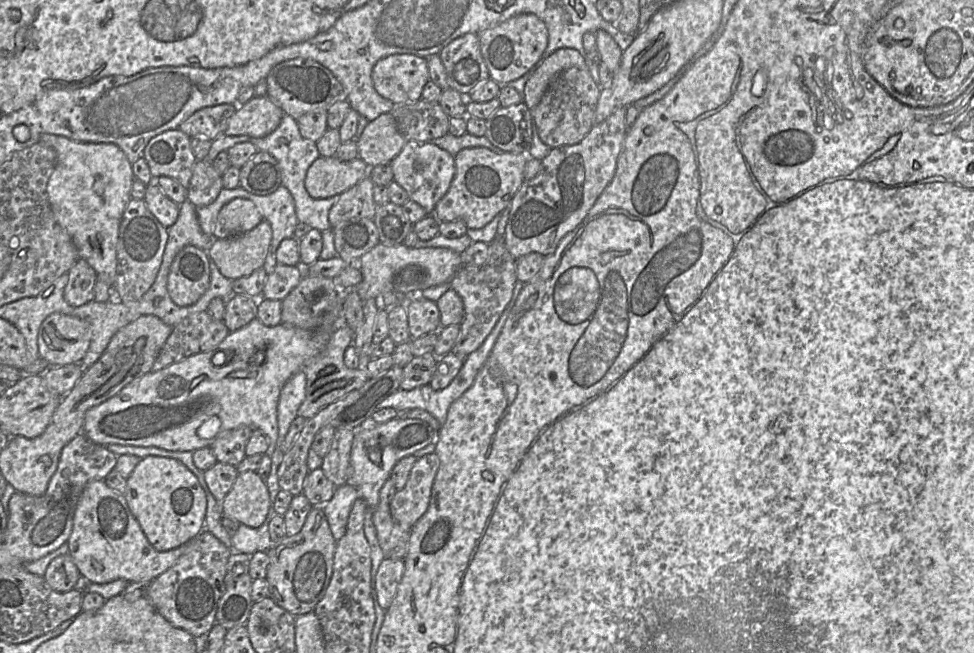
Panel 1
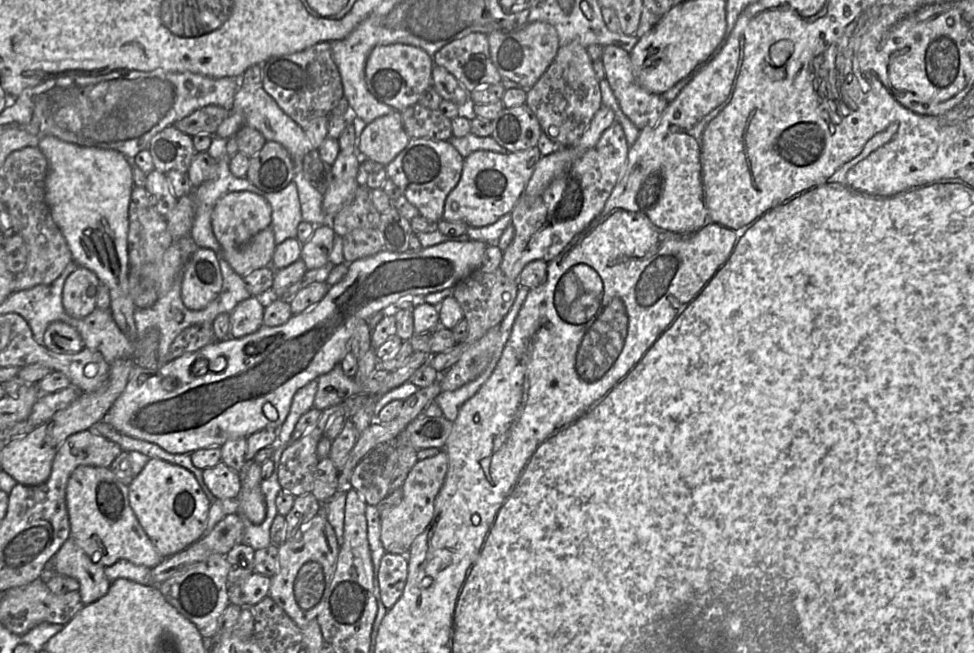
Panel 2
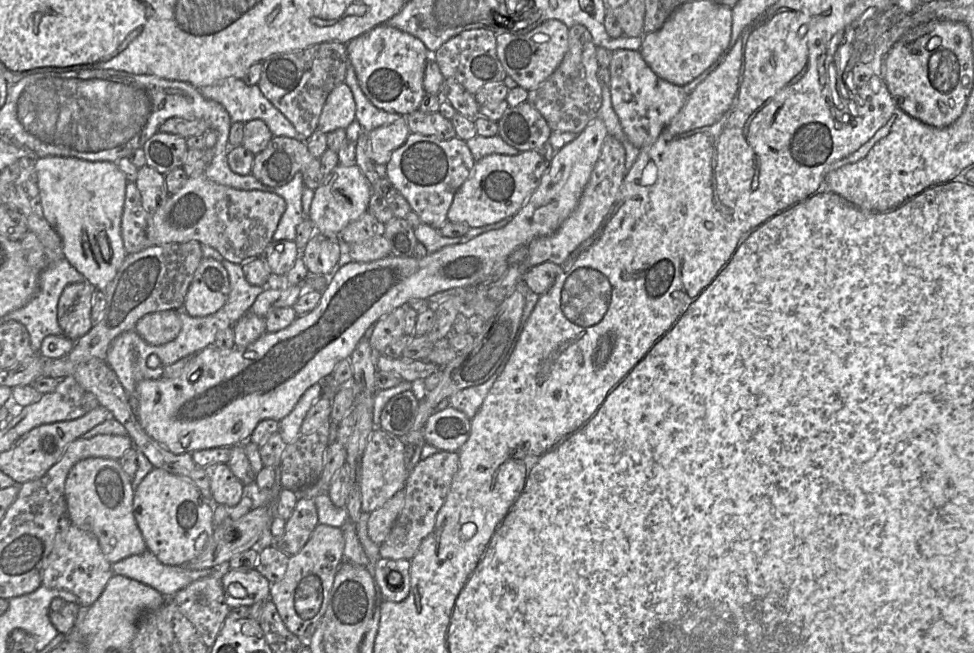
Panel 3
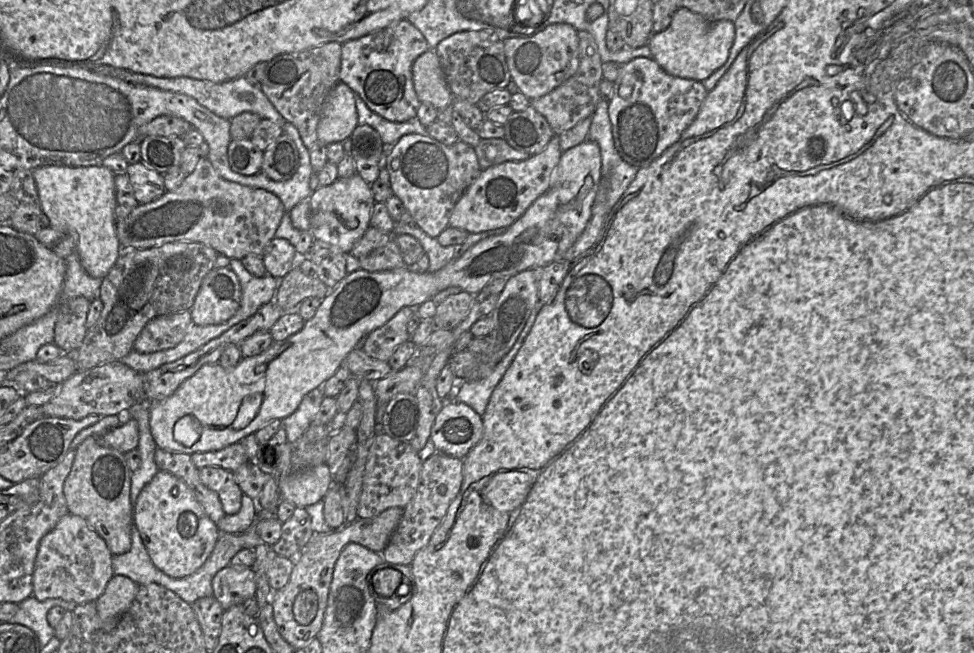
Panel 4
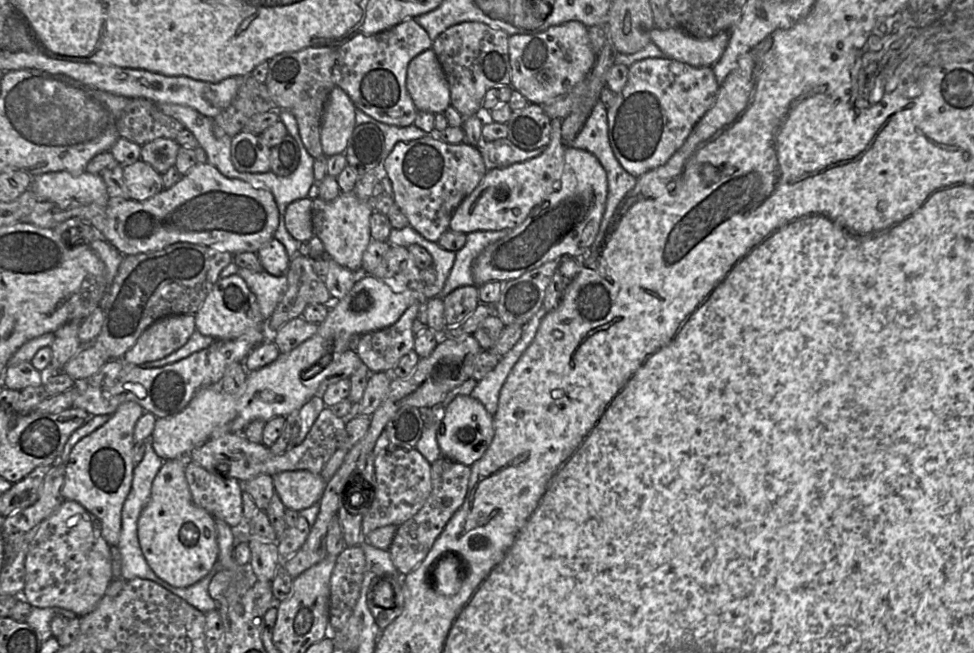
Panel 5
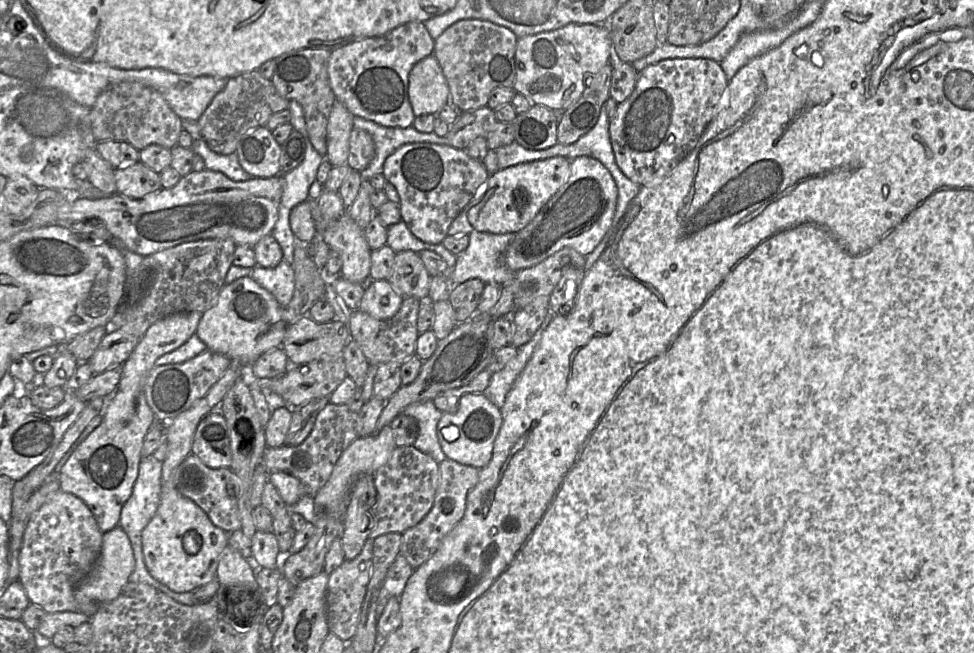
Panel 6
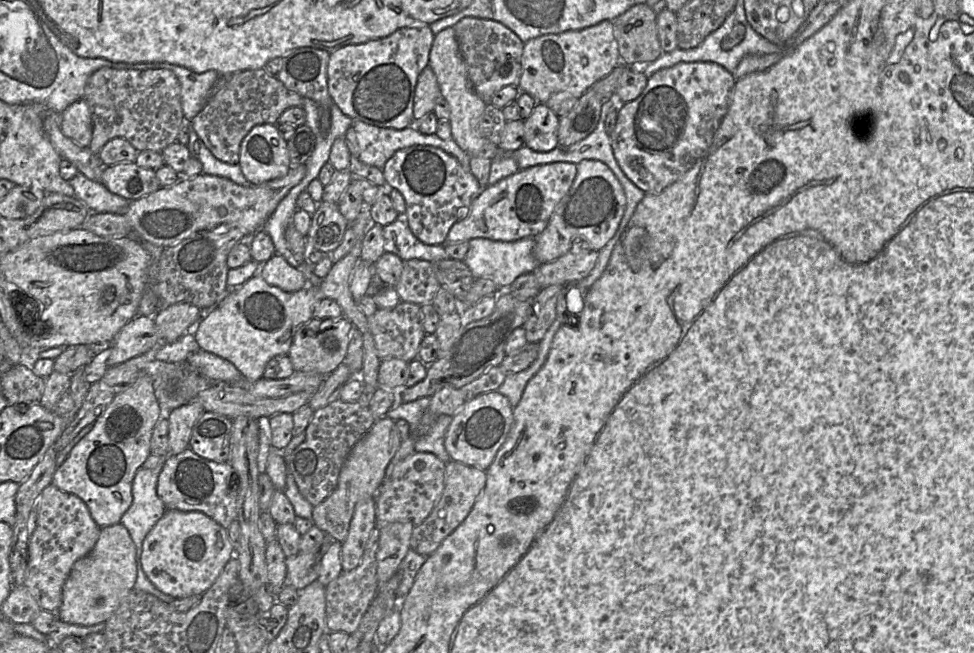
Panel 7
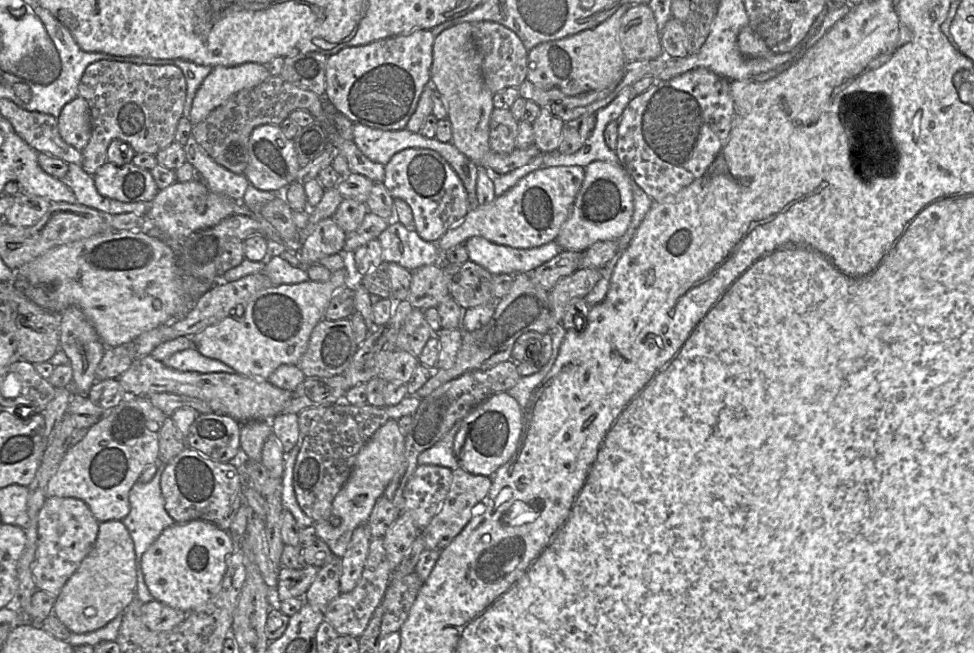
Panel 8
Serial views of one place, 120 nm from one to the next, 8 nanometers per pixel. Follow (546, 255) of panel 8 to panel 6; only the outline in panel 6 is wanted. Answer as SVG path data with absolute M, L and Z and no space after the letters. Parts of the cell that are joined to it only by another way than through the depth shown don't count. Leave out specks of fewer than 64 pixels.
M472 232L468 247L456 255L452 284L457 286L470 279L479 279L485 285L503 286L515 279L516 272L502 263L503 253L514 238L514 233Z

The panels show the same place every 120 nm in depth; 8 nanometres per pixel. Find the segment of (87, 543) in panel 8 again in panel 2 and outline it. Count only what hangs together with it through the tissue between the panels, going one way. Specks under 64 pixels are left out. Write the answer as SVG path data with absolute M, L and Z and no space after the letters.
M70 537L52 557L52 572L78 581L78 592L84 606L104 597L111 584L104 567L94 564Z

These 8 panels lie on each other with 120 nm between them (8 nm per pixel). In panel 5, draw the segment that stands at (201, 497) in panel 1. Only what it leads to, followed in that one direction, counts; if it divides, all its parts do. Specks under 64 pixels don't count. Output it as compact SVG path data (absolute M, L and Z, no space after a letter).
M188 457L164 461L152 483L150 499L138 519L138 540L152 571L174 587L189 587L205 577L218 559L215 518L192 499L185 476Z

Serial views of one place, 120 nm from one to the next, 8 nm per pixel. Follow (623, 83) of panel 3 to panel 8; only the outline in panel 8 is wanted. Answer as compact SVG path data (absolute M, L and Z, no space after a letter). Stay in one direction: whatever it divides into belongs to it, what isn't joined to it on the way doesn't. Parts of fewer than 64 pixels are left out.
M696 68L668 81L656 81L623 111L615 152L653 202L676 195L703 176L727 143L734 114L729 82L708 69Z

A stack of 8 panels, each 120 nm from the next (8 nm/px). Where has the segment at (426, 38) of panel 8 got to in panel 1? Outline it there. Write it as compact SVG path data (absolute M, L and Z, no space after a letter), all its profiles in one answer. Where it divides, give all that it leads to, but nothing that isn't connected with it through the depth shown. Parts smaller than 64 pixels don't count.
M407 53L386 56L374 65L372 80L376 91L395 104L417 101L430 80L427 59Z

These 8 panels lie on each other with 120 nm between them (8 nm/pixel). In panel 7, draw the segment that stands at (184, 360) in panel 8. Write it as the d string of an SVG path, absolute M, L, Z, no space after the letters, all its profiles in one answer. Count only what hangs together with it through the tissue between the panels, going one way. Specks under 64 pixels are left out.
M203 350L189 355L186 363L211 381L230 384L243 378L231 362Z

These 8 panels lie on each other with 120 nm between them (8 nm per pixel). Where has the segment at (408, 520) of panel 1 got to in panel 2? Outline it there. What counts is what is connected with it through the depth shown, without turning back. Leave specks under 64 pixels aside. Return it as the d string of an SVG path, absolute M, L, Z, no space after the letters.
M440 451L433 457L418 460L409 471L402 485L403 499L393 508L381 508L380 539L384 550L392 554L407 555L411 544L420 535L432 520L434 501L442 488L448 470L448 455Z

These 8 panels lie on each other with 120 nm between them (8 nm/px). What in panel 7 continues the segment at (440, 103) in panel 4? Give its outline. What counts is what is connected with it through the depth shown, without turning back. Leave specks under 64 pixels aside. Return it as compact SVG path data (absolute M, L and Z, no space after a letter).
M427 65L419 74L414 95L413 125L425 115L433 112L441 92L433 70Z

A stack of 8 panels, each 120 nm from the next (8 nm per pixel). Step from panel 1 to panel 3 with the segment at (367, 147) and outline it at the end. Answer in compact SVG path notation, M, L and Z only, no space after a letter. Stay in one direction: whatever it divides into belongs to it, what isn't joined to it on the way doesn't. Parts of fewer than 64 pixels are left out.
M403 116L391 124L370 131L368 135L373 162L386 165L392 152L405 143L410 133L406 117Z

